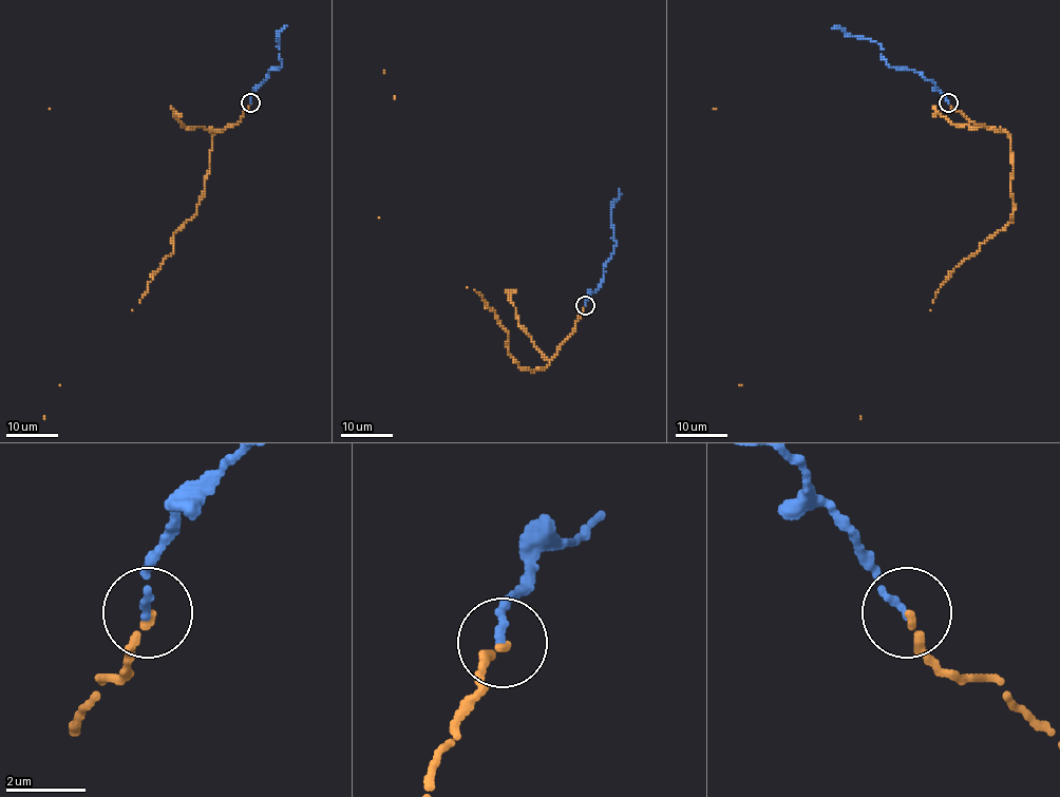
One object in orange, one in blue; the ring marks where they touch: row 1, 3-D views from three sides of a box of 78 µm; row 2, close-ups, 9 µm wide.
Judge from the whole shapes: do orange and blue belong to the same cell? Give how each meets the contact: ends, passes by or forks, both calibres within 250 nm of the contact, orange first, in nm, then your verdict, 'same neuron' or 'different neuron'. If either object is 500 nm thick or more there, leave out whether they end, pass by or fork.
orange ends | blue ends | 200/200 nm | same neuron

